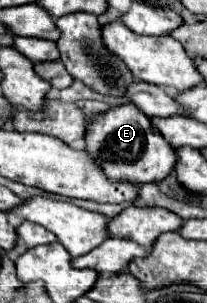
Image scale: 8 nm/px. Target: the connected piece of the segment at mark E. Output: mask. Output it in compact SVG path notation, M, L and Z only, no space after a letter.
M132 103L110 109L108 113L102 113L96 119L90 121L90 133L86 133L86 153L94 155L98 165L104 165L106 175L110 179L124 179L124 181L134 181L134 183L140 183L140 185L152 183L154 179L168 177L174 171L176 161L178 161L174 147L152 127L150 119Z

